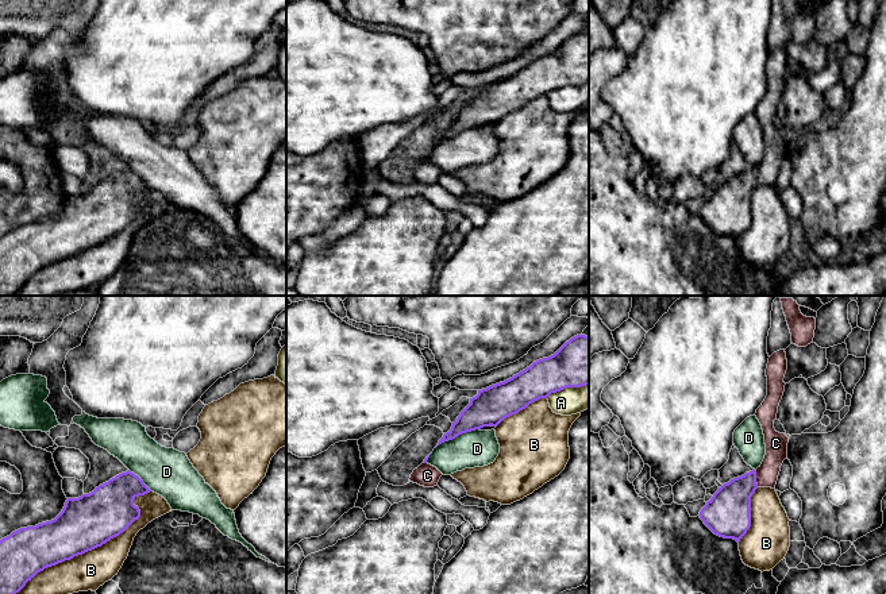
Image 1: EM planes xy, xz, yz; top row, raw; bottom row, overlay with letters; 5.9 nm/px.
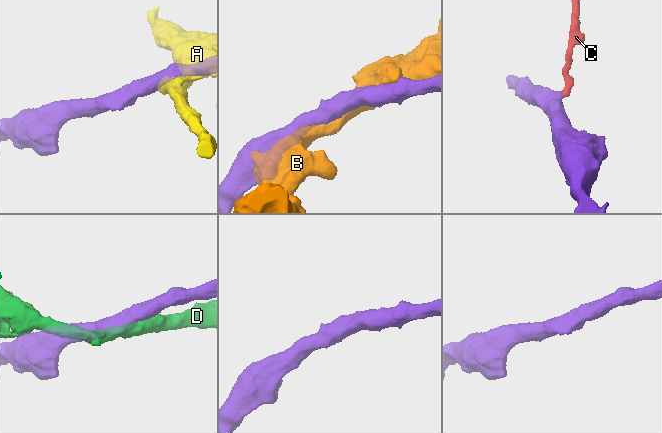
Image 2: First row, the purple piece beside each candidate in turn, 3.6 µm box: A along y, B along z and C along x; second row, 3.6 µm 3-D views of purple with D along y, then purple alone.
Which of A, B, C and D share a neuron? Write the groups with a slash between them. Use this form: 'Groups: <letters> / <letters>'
Groups: A / B / C / D

